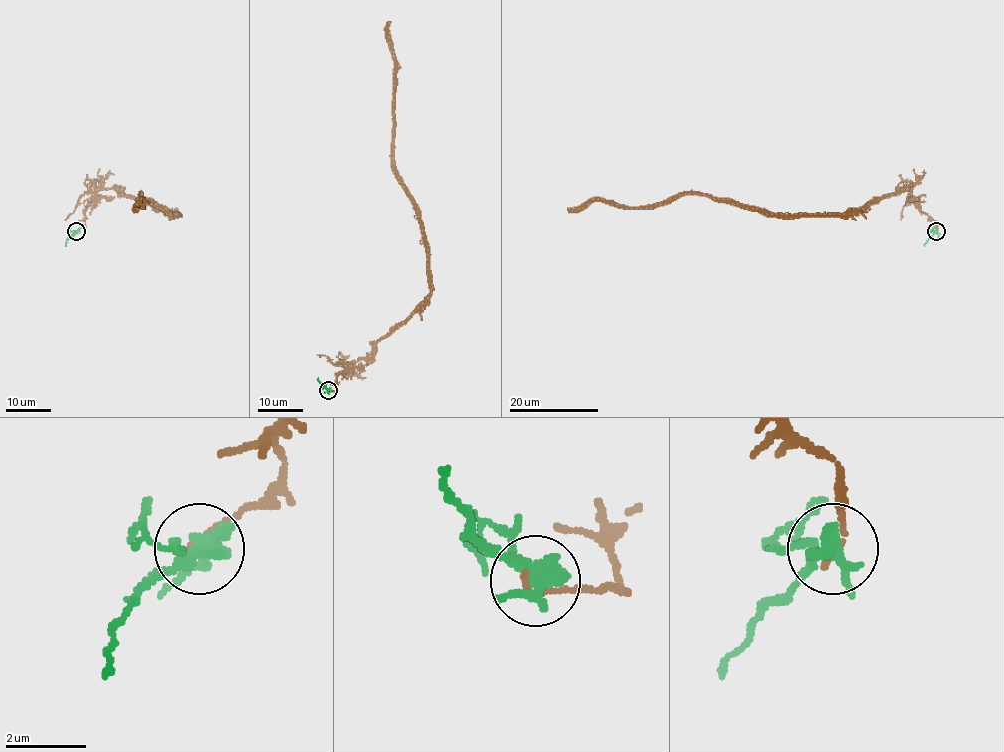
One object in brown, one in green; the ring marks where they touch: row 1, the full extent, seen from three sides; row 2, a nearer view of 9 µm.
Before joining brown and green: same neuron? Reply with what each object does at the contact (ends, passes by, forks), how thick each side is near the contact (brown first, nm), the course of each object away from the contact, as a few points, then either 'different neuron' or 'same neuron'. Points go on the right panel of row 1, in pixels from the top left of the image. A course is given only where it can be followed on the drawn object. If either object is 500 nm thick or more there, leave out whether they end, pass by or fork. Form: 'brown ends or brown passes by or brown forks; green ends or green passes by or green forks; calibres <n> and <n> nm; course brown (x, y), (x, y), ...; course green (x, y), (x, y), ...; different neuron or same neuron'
brown ends; green forks; calibres 140 and 280 nm; course brown (936, 231), (907, 189), (839, 213), (772, 214), (709, 194), (675, 194), (639, 207), (588, 201), (567, 210); course green (936, 231), (924, 246); different neuron

